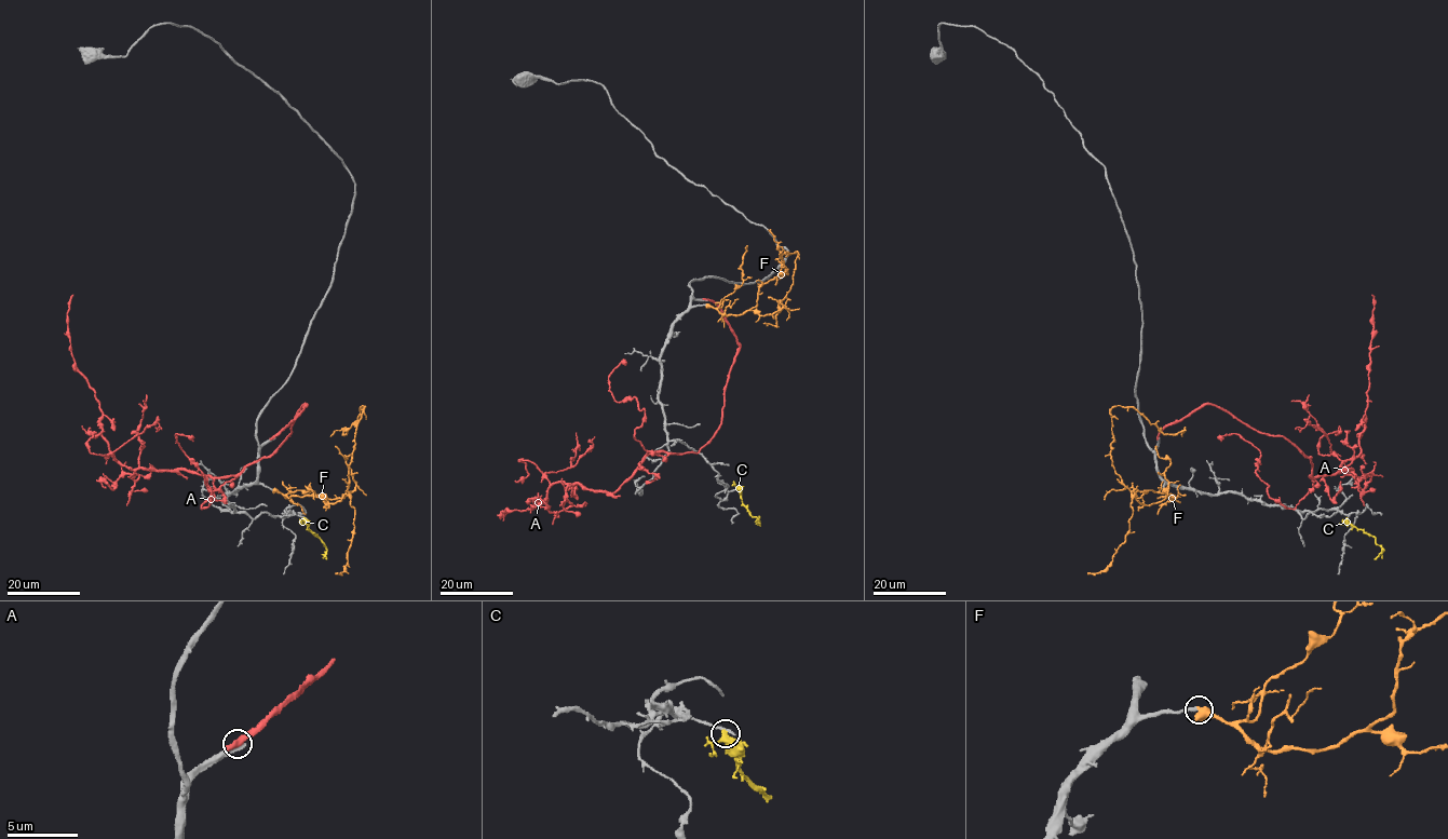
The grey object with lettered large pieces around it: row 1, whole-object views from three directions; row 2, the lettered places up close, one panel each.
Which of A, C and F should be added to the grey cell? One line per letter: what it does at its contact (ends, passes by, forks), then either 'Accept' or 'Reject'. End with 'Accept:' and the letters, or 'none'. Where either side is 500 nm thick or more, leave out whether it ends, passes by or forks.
A: It ends there. Reject
C: It passes by. Reject
F: Accept
Accept: F

